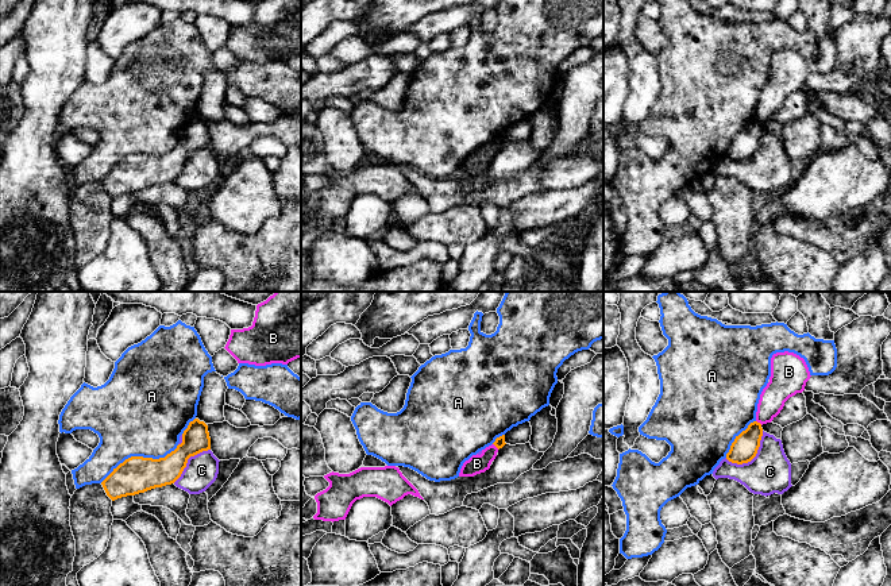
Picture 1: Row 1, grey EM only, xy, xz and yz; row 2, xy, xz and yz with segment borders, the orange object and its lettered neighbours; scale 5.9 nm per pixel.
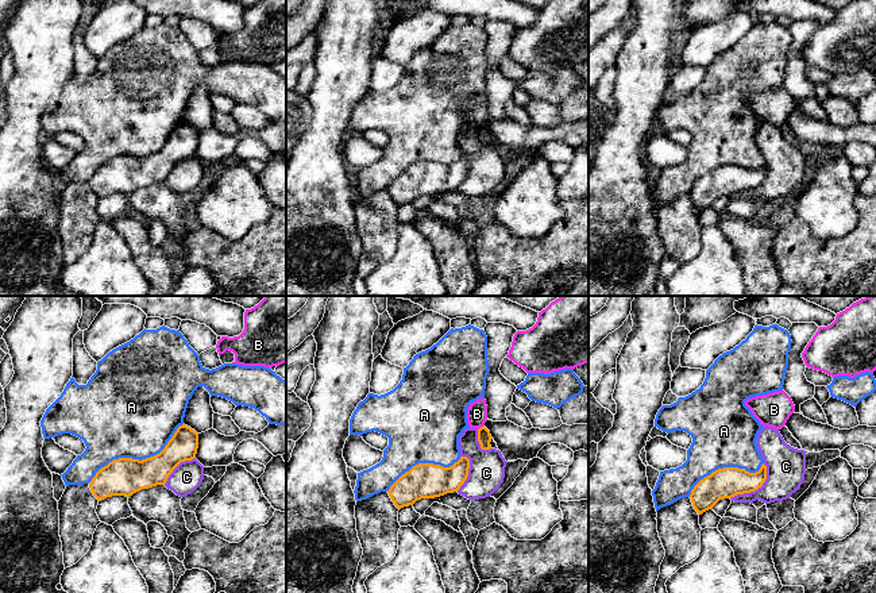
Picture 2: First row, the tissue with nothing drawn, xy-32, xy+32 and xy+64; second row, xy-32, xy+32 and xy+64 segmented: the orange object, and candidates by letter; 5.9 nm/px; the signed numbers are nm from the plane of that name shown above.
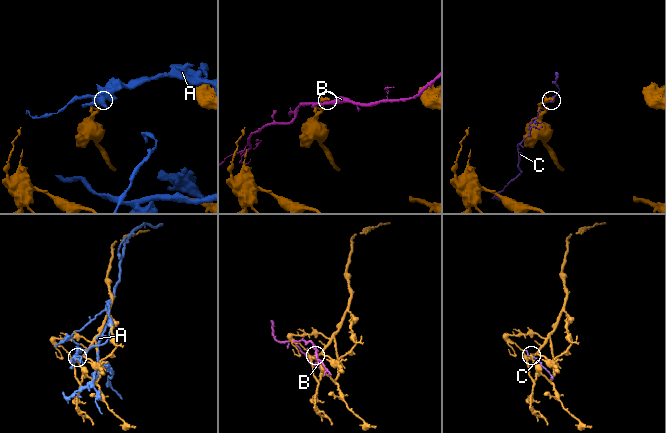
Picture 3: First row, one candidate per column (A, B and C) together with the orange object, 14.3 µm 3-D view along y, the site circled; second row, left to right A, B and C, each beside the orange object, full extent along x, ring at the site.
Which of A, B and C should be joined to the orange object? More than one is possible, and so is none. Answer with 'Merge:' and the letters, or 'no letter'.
Merge: no letter

